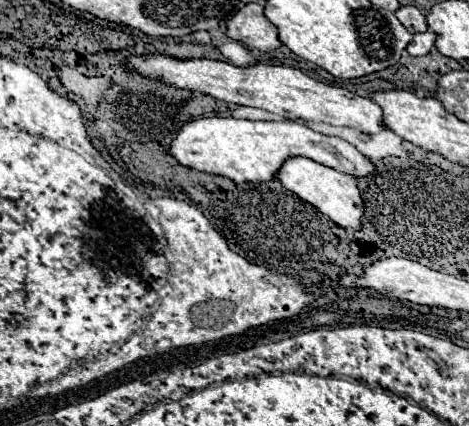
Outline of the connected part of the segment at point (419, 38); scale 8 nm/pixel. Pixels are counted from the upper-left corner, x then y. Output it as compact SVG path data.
M425 31L425 33L415 33L411 43L407 45L407 53L409 55L427 55L433 45L435 45L435 33L433 31Z

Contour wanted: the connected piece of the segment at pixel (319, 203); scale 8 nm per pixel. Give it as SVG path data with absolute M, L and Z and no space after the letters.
M291 157L291 161L285 161L283 169L279 171L277 177L285 189L293 191L299 199L311 203L315 209L319 209L323 215L327 215L335 225L343 227L343 229L353 229L353 231L361 231L363 223L361 223L361 215L363 215L363 199L361 199L361 191L355 183L355 179L351 175L339 173L331 167L319 165L311 159L305 157Z

